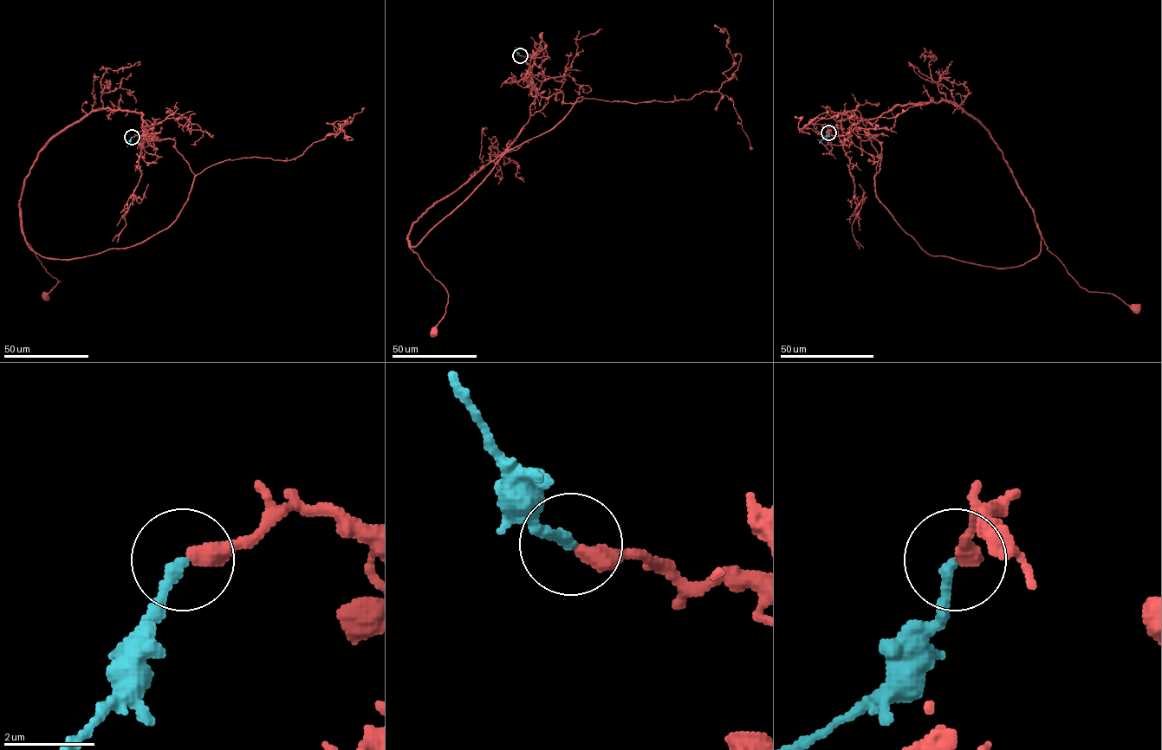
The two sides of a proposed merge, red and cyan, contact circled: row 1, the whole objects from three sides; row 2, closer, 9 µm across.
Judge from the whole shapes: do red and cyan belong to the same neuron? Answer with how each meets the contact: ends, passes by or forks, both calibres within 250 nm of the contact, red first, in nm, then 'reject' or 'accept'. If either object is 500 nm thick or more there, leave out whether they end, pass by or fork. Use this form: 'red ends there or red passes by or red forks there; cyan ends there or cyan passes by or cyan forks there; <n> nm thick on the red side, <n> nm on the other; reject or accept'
red ends there; cyan ends there; 400 nm thick on the red side, 240 nm on the other; accept

